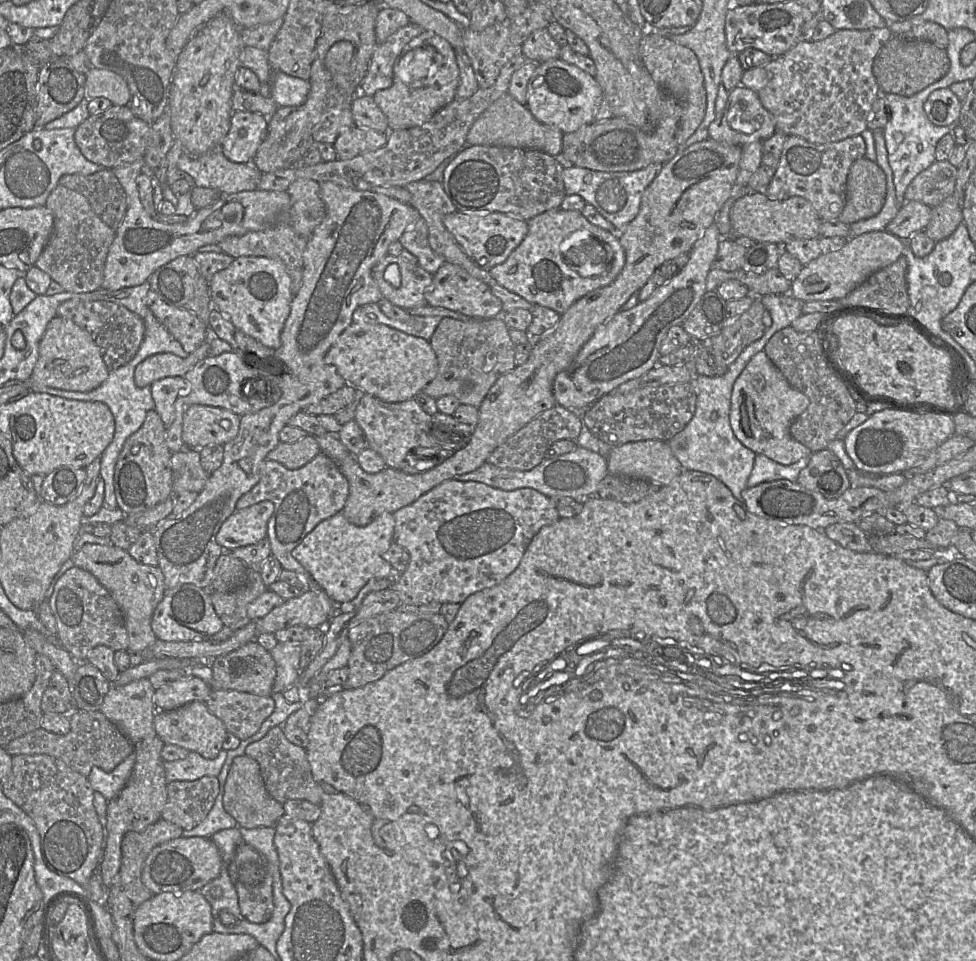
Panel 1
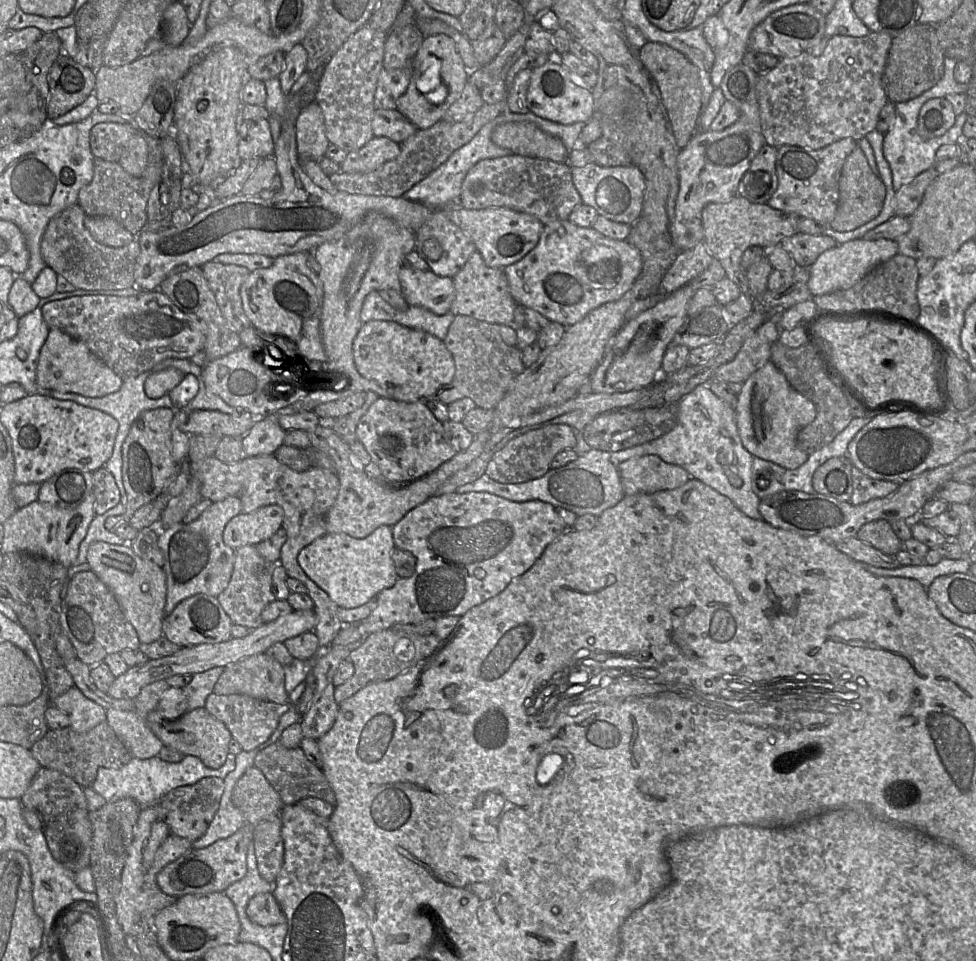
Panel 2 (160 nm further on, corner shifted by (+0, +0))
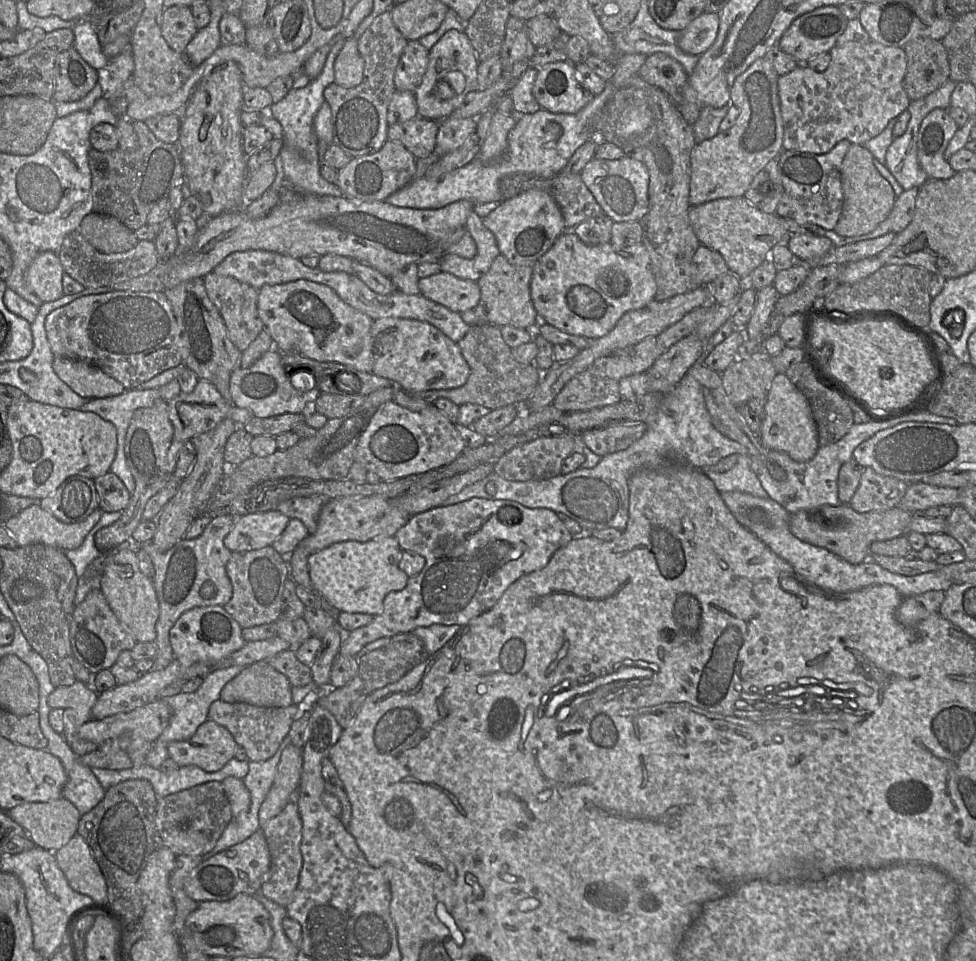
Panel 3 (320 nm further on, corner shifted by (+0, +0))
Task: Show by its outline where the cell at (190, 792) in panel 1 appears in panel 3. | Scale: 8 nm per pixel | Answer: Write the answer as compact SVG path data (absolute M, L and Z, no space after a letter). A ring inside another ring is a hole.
M206 782L158 799L156 831L160 845L178 855L203 855L211 851L233 818L222 783Z

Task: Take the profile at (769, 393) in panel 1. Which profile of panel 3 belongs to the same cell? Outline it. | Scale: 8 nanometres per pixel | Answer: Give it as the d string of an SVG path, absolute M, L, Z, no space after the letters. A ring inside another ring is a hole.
M785 373L776 374L766 395L760 440L768 450L785 452L797 462L810 461L819 449L818 431L810 404Z

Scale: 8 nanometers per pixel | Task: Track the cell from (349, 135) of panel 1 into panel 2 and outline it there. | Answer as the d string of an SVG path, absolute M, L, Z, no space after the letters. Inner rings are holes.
M374 136L362 148L348 152L340 164L344 173L371 172L382 164L397 158L400 154L400 144L386 137Z

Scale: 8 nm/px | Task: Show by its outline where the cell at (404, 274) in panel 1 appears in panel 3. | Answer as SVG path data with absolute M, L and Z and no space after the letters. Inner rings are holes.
M441 271L419 278L418 287L420 295L459 314L473 309L480 299L480 289L475 281Z

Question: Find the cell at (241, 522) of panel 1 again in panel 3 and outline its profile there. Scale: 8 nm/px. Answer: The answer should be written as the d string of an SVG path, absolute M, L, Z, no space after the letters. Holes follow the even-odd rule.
M278 510L247 514L235 519L232 529L224 538L224 545L231 552L245 552L272 546L285 530L290 518Z

